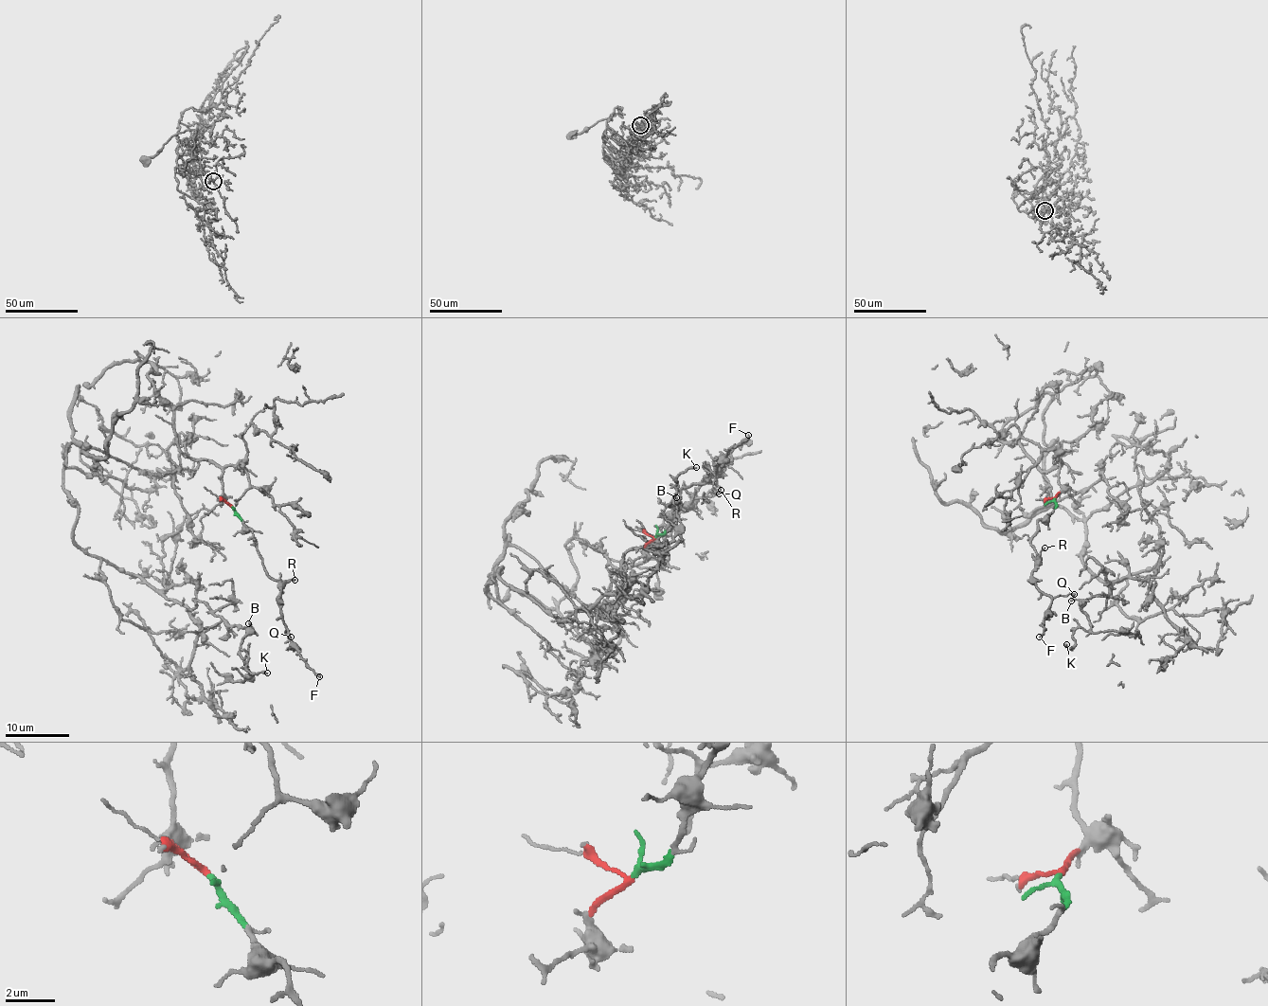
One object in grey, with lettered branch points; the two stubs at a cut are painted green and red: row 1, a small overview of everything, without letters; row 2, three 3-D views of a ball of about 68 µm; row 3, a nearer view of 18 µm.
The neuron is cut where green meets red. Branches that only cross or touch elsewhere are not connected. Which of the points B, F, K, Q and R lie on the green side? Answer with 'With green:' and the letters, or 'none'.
With green: F, Q, R

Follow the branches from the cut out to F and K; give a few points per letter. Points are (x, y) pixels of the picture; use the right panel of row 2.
F: (1055, 498), (1053, 511), (1037, 522), (1031, 539), (1040, 559), (1032, 582), (1051, 598), (1040, 637)
K: (1055, 498), (1062, 460), (1001, 437), (1046, 392), (1044, 473), (1081, 562), (1156, 564), (1066, 644)

